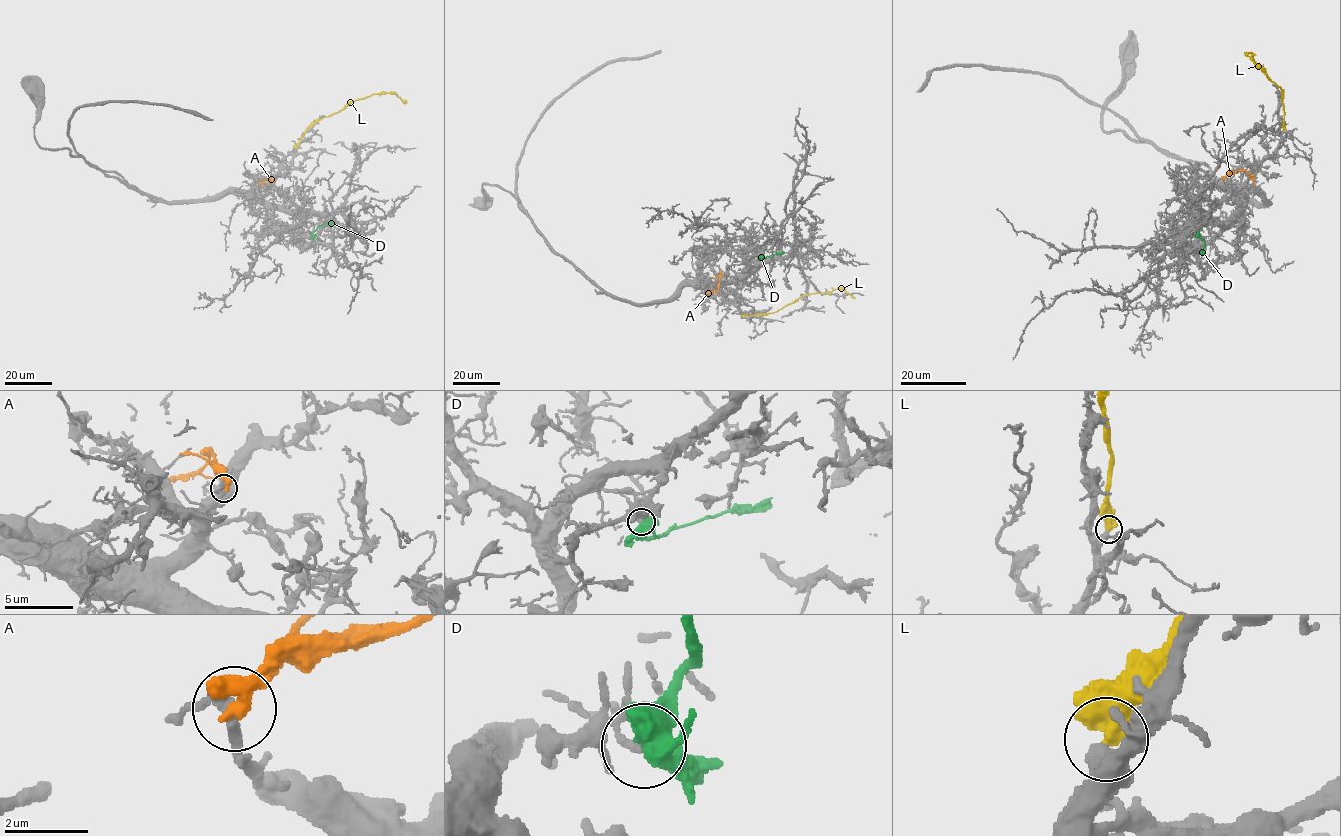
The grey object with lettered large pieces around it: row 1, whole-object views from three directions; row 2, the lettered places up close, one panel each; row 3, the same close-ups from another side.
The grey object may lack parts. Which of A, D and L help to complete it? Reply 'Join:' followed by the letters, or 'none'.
Join: none

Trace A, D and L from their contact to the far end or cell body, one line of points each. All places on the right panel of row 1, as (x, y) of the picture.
A: (1223, 179), (1246, 170), (1255, 185)
D: (1200, 253), (1205, 242), (1198, 235), (1195, 237)
L: (1283, 130), (1282, 90), (1256, 64), (1251, 52), (1247, 54), (1260, 67)

